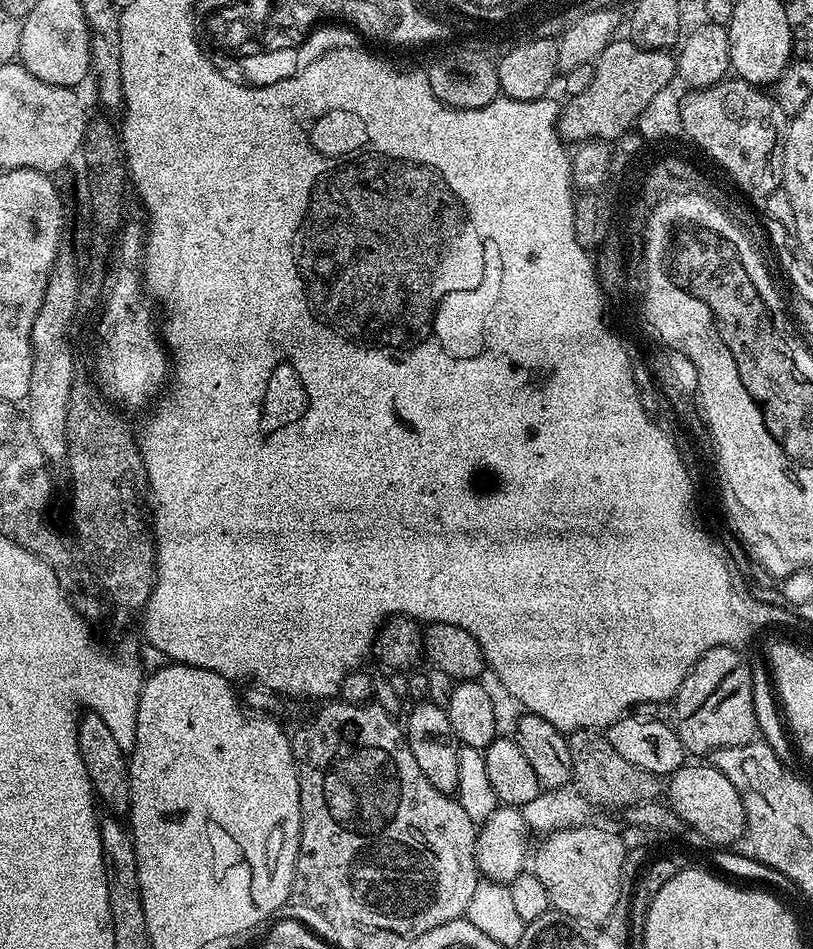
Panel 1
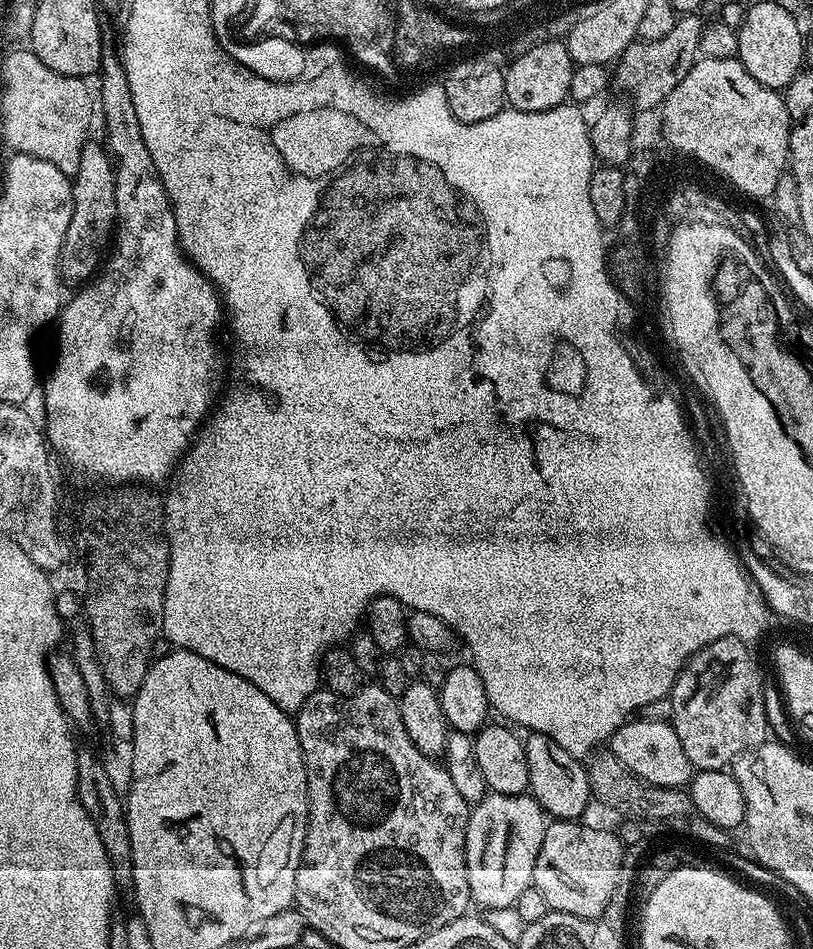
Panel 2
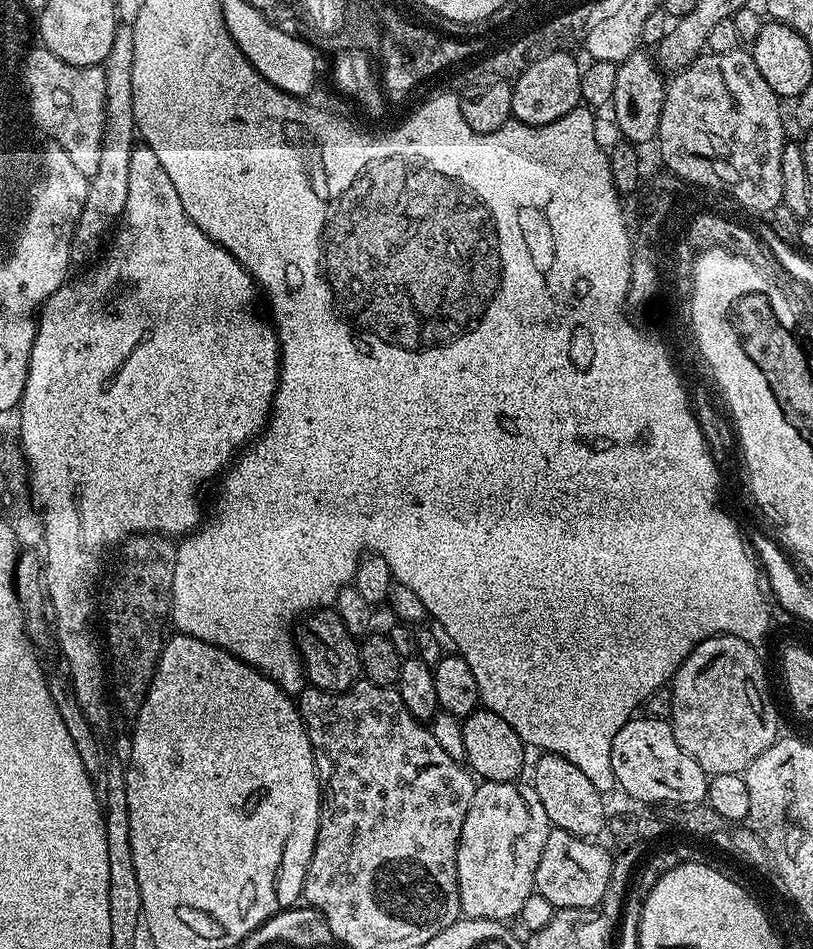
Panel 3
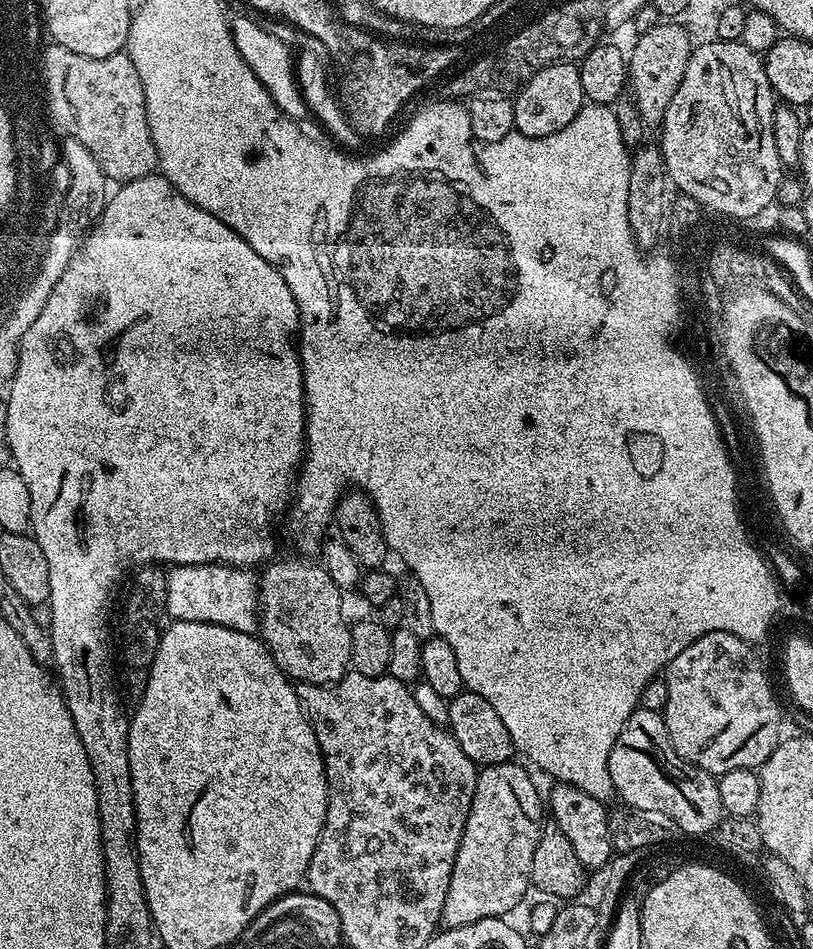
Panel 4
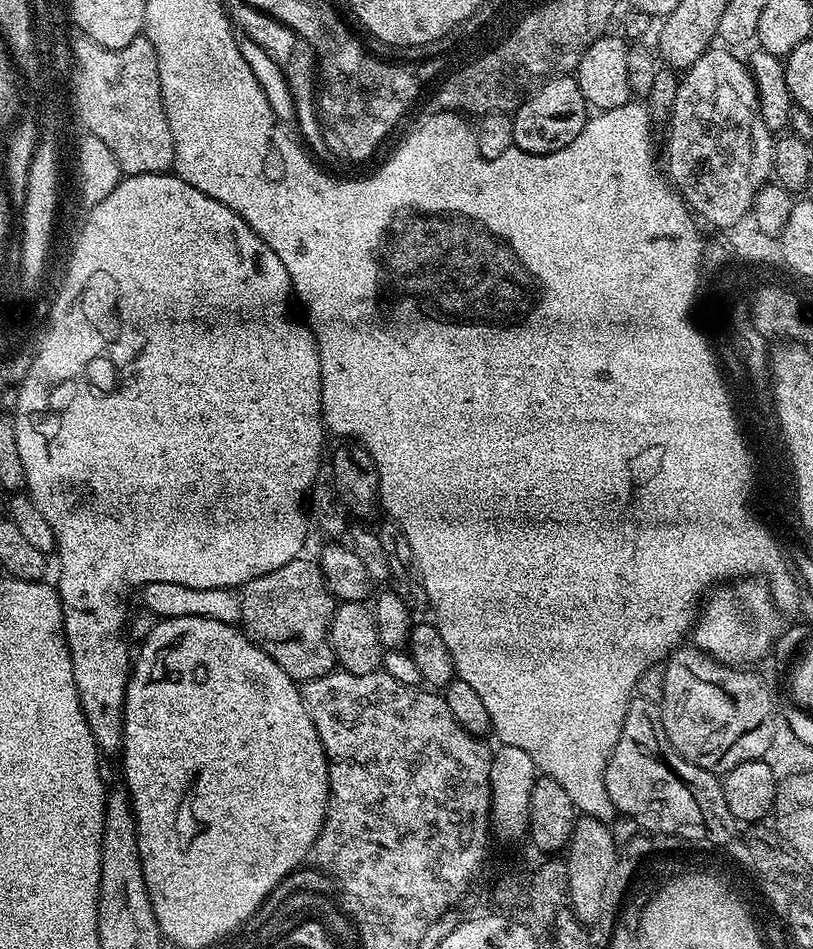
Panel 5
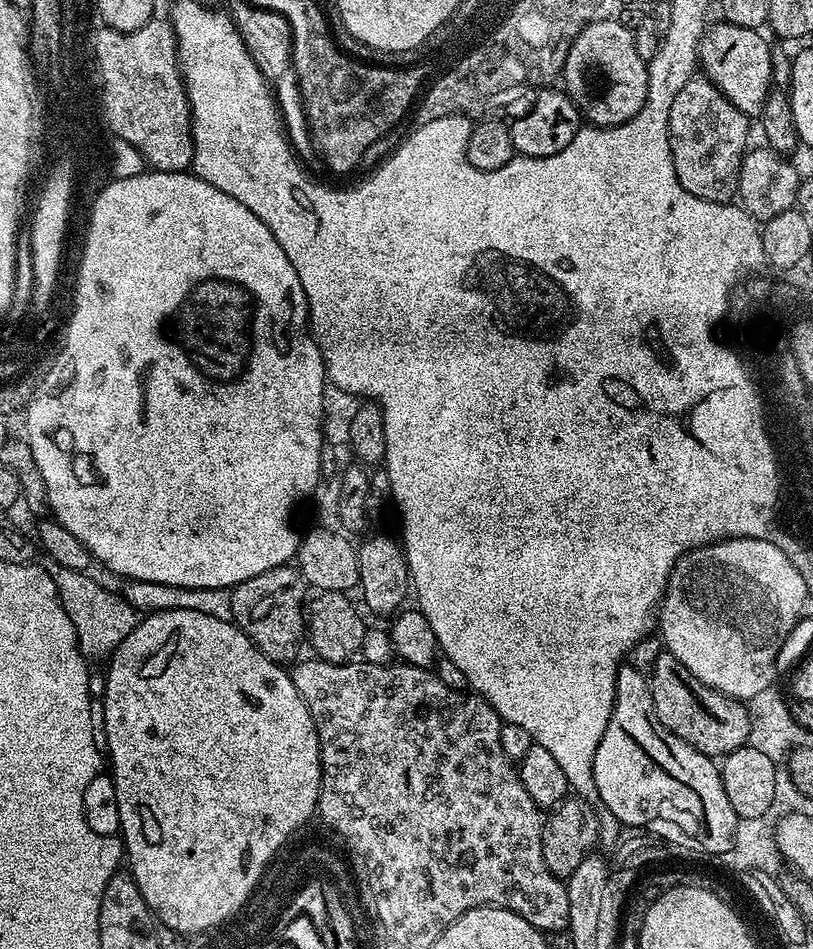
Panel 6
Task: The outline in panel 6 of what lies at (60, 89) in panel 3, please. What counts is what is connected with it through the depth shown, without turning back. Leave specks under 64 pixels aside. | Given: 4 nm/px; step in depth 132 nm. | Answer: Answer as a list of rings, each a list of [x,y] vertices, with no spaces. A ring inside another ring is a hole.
[[[153,18],[146,22],[146,26],[142,26],[133,32],[100,32],[96,36],[96,46],[99,48],[100,60],[104,66],[104,77],[108,87],[108,115],[106,122],[112,128],[114,134],[126,142],[130,142],[130,146],[134,146],[139,150],[145,158],[145,161],[157,172],[183,172],[191,169],[192,166],[192,107],[188,105],[188,92],[184,88],[184,78],[180,75],[180,59],[178,58],[178,50],[176,49],[176,35],[172,29],[171,23],[167,19],[159,20]]]

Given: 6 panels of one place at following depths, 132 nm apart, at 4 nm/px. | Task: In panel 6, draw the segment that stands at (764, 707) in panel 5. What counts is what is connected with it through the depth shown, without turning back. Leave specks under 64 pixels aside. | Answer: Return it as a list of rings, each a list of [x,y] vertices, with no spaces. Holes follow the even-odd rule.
[[[661,651],[650,673],[650,683],[654,710],[658,710],[662,726],[666,726],[670,734],[678,734],[678,738],[694,746],[694,750],[713,758],[723,758],[749,743],[751,724],[747,707],[741,701],[732,700],[726,694],[706,686],[706,682],[698,682],[698,678],[694,678],[694,674],[690,674],[690,670],[674,658],[674,654]]]

